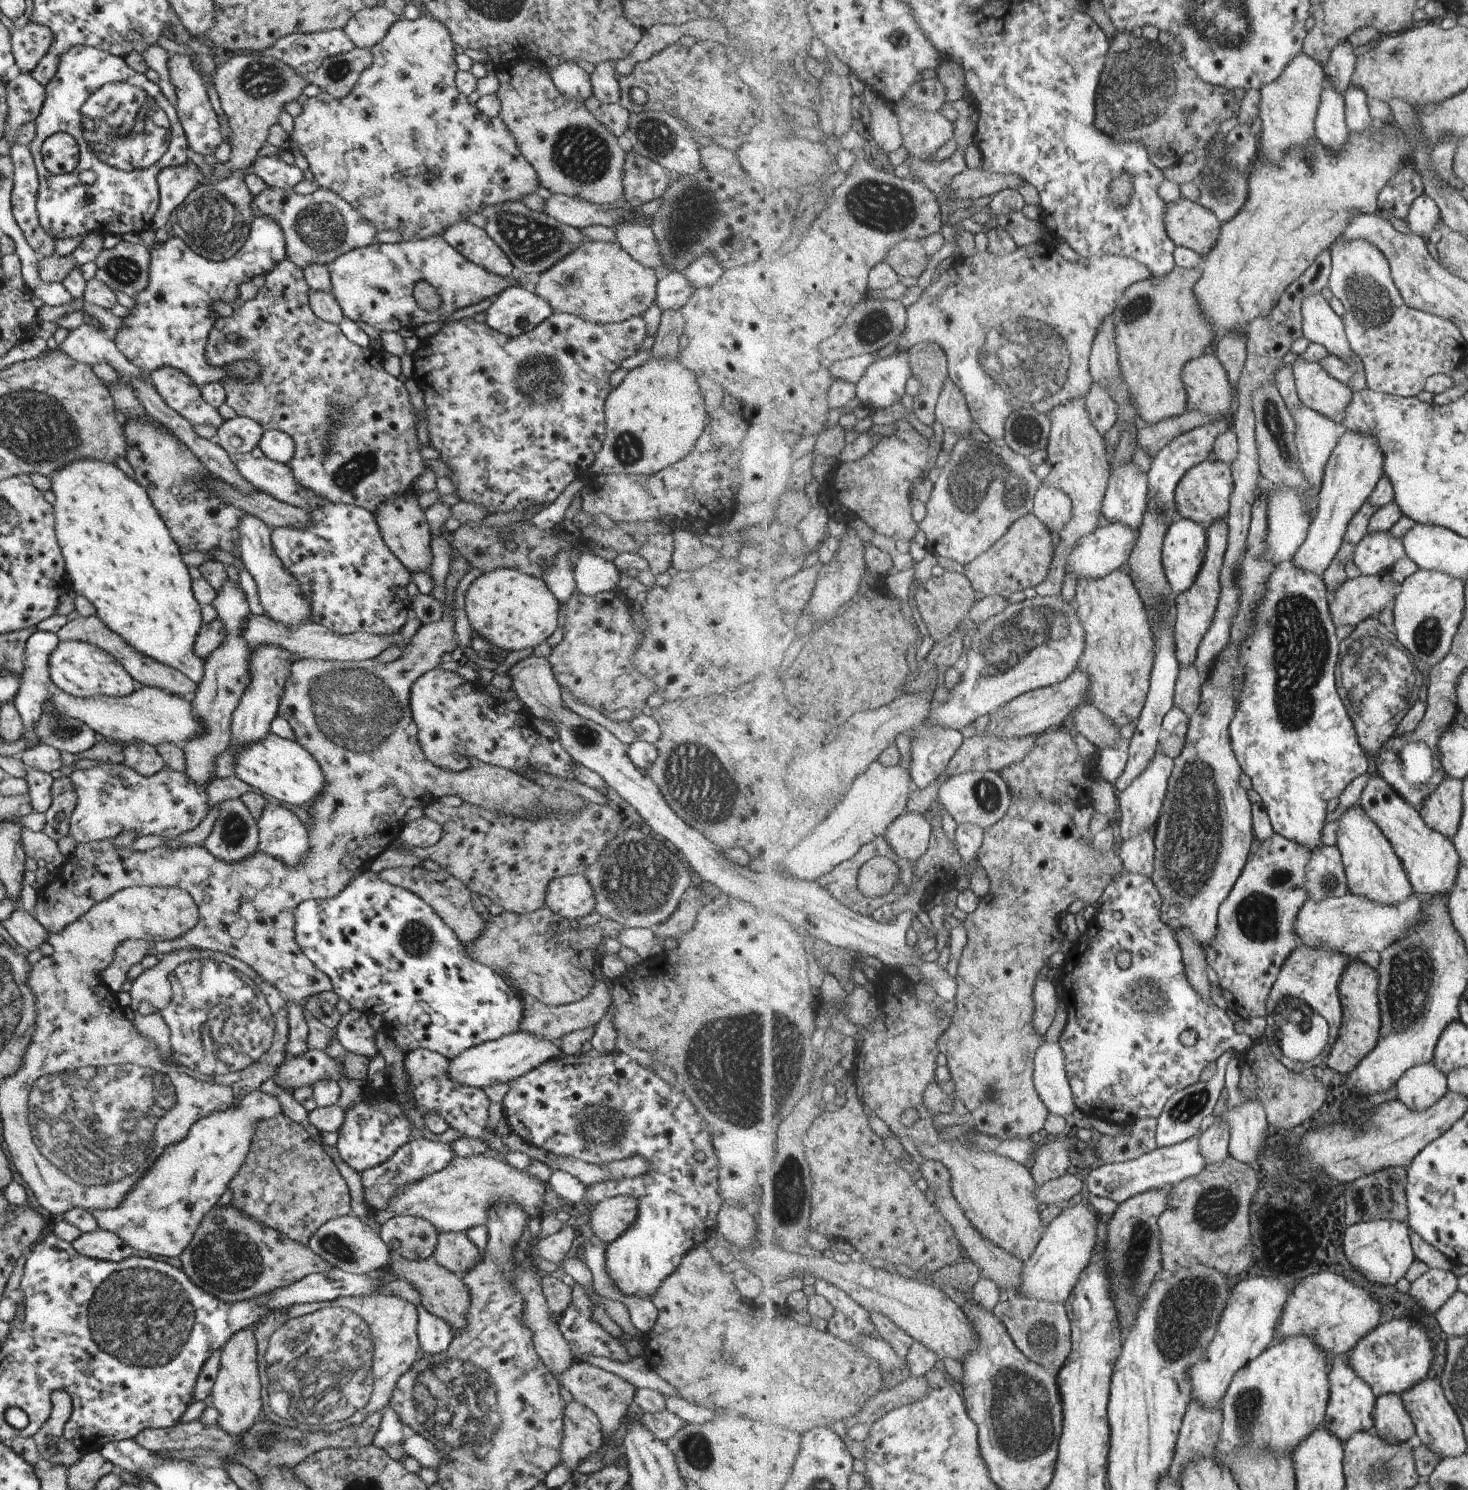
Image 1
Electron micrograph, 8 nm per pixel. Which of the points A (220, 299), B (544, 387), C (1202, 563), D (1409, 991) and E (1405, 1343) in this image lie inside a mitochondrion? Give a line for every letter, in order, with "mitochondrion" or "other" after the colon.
A: other
B: mitochondrion
C: other
D: mitochondrion
E: mitochondrion

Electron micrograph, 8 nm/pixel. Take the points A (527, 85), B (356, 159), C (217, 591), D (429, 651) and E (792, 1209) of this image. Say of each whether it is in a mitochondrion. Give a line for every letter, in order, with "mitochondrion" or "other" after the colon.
A: other
B: other
C: other
D: other
E: mitochondrion

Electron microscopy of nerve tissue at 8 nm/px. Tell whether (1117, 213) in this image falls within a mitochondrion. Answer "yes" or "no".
no

